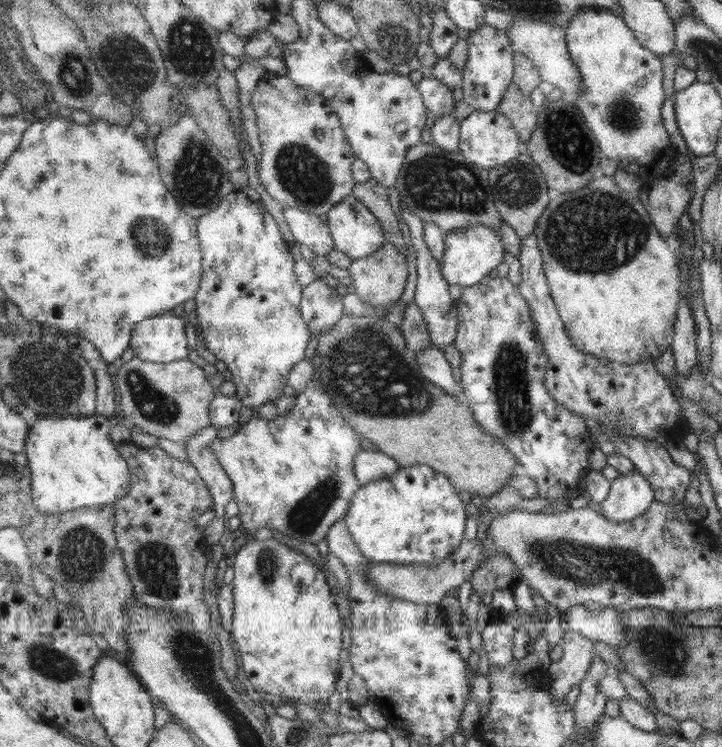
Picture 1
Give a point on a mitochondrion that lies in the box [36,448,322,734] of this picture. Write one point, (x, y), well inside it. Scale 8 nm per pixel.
(82, 555)

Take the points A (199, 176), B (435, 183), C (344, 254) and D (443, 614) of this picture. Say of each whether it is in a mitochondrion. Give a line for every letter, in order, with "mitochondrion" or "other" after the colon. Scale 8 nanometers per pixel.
A: mitochondrion
B: mitochondrion
C: other
D: other

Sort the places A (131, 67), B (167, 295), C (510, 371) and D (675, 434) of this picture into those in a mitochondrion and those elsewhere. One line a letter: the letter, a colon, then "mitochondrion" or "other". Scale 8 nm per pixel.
A: mitochondrion
B: other
C: mitochondrion
D: other

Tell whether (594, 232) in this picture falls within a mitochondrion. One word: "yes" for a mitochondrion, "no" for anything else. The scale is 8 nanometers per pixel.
yes

